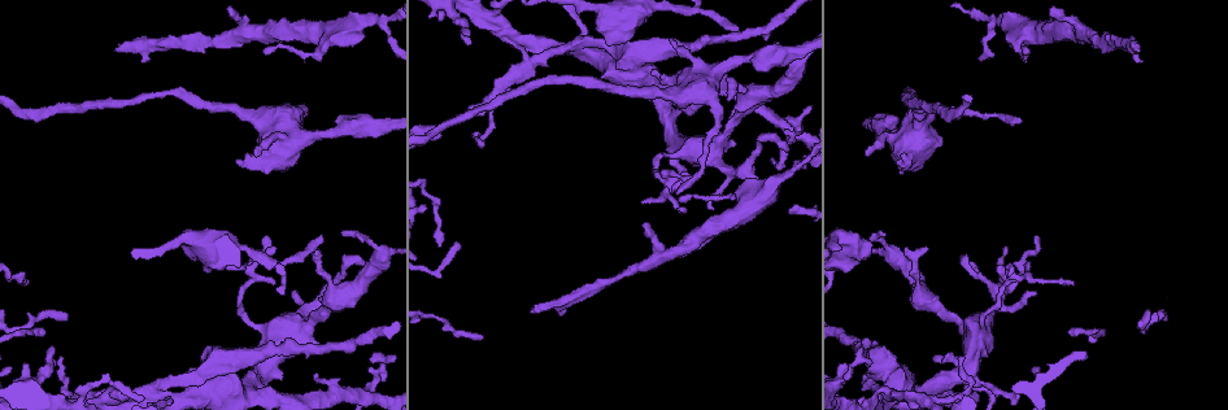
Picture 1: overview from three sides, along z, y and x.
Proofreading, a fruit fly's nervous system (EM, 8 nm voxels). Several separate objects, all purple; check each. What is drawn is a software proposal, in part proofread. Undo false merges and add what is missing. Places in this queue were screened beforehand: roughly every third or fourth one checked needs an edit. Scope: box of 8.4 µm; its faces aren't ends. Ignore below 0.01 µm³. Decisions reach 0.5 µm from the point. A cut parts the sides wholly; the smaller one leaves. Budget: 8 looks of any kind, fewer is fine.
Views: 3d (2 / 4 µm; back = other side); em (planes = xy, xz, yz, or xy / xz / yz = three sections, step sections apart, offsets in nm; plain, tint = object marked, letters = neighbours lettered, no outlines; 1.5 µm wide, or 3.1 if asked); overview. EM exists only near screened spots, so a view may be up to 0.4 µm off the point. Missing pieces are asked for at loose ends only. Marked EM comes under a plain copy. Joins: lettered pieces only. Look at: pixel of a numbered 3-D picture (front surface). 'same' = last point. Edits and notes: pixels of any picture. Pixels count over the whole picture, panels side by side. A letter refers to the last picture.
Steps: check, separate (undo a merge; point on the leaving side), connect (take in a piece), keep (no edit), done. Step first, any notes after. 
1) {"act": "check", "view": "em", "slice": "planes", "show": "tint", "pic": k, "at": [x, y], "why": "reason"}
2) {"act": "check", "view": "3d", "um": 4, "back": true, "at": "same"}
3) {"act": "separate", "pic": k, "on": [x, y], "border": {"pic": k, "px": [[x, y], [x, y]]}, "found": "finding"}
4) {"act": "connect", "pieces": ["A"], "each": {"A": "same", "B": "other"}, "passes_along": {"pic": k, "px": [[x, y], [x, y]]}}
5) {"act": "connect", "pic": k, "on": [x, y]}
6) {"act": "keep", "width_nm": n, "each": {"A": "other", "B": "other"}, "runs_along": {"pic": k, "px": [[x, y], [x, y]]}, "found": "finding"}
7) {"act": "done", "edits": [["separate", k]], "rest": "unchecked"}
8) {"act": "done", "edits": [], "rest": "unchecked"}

{"act": "check", "view": "em", "slice": "yz", "step": 8, "show": "tint", "pic": 1, "at": [966, 267], "why": "thin neck"}

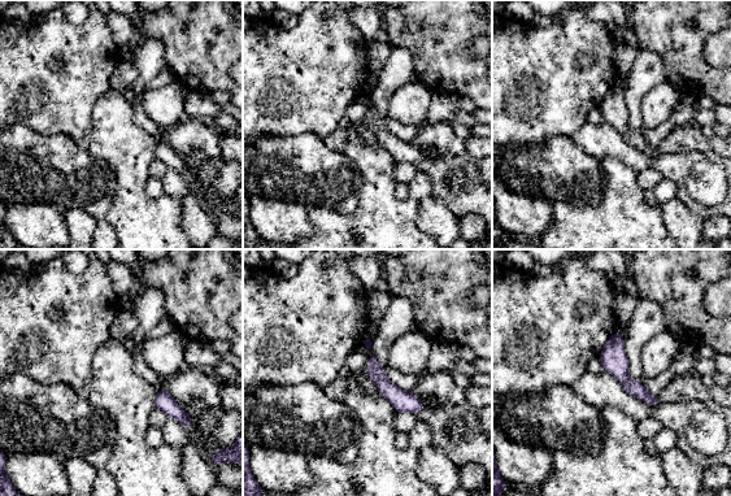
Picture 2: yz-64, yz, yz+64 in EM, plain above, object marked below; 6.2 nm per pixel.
{"act": "check", "view": "em", "slice": "planes", "show": "letters", "at": "same", "why": "another direction"}

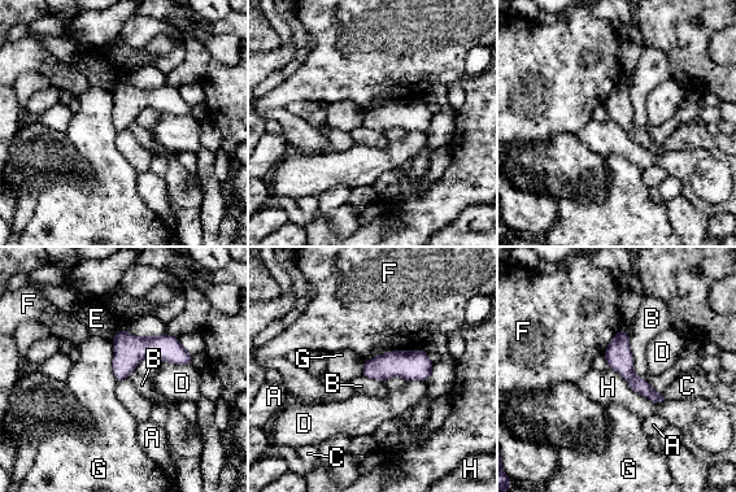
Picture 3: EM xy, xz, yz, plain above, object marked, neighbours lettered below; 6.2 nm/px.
{"act": "keep", "width_nm": 120, "each": {"A": "other", "B": "other", "C": "other", "D": "other", "E": "other", "F": "other", "G": "other", "H": "other"}, "runs_along": {"pic": 3, "px": [[621, 334], [626, 371], [660, 400]]}, "found": "one neuron here"}

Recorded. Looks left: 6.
{"act": "check", "view": "3d", "um": 4, "pic": 1, "at": [676, 193]}

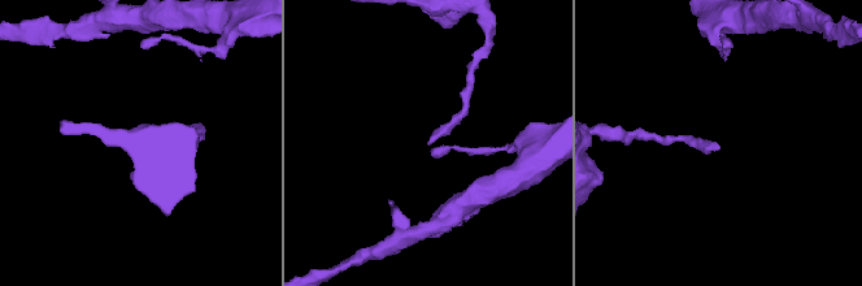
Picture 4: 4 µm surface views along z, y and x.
{"act": "check", "view": "em", "slice": "planes", "show": "letters", "pic": 4, "at": [715, 150], "why": "now the EM"}

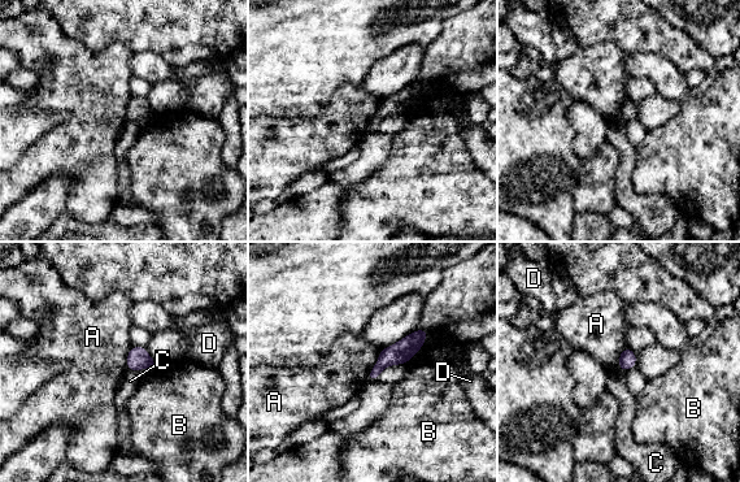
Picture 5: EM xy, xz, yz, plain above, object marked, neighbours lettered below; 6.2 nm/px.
{"act": "keep", "width_nm": 110, "longest_contact_nm": ["A", 220], "each": {"A": "other", "B": "other", "C": "other", "D": "other"}, "found": "none of them fits"}

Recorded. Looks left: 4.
{"act": "check", "view": "em", "slice": "planes", "show": "letters", "pic": 1, "at": [321, 237]}

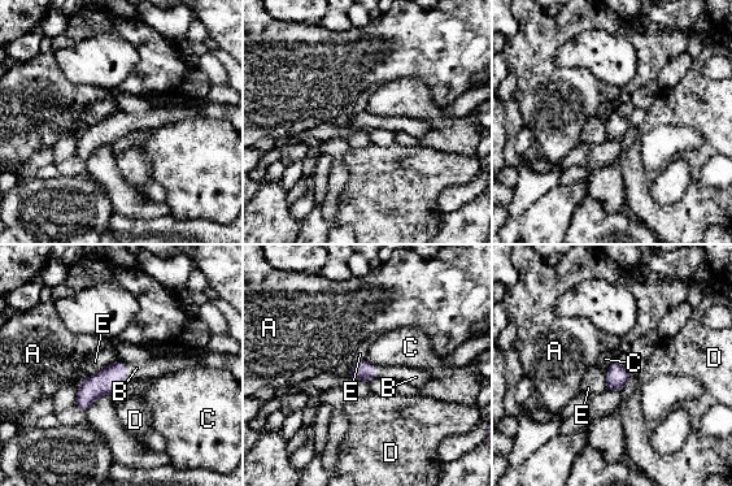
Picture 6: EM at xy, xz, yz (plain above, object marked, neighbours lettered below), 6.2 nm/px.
{"act": "connect", "pieces": ["B"], "each": {"A": "other", "B": "same", "C": "other", "D": "other", "E": "other"}, "passes_along": {"pic": 6, "px": [[105, 382], [125, 370], [136, 368]]}, "found": "the neuron continues"}

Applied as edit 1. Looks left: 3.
{"act": "done", "edits": [["connect", 6]], "rest": "unchecked"}

